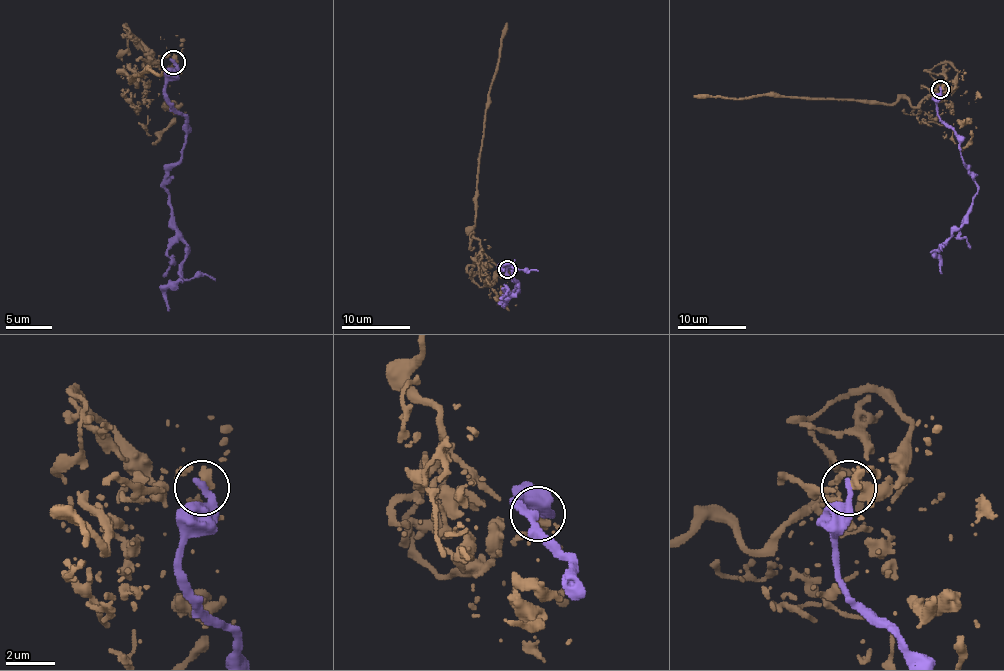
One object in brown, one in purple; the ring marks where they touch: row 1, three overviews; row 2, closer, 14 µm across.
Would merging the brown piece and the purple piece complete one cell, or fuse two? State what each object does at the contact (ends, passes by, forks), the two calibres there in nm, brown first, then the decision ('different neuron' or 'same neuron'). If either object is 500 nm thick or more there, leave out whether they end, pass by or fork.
brown ends | purple ends | 340/320 nm | different neuron

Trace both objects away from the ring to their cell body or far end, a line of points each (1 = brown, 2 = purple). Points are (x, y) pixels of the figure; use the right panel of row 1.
1: (942, 89), (945, 84), (948, 89), (940, 85), (912, 106), (900, 97), (890, 104), (869, 104), (694, 96)
2: (940, 89), (936, 114), (959, 142), (962, 161), (978, 188), (967, 219), (936, 254), (942, 273)

